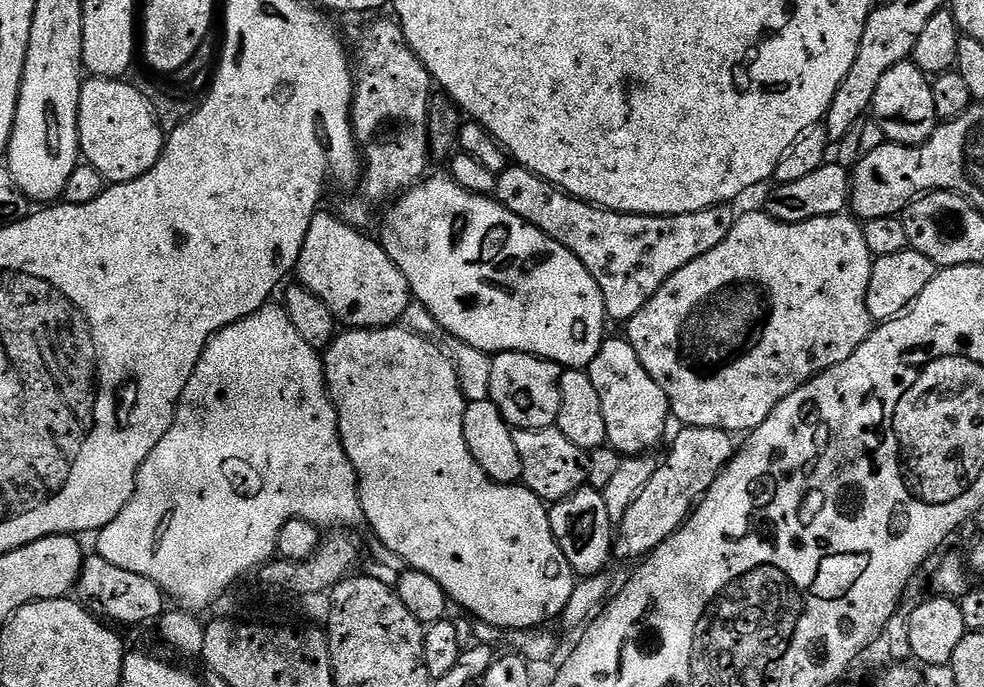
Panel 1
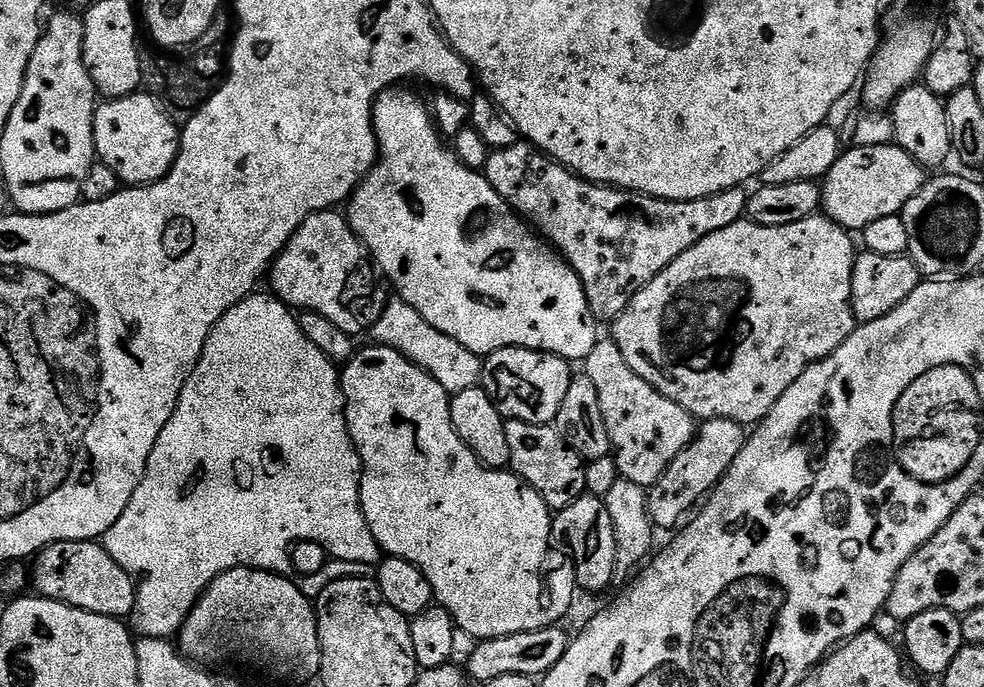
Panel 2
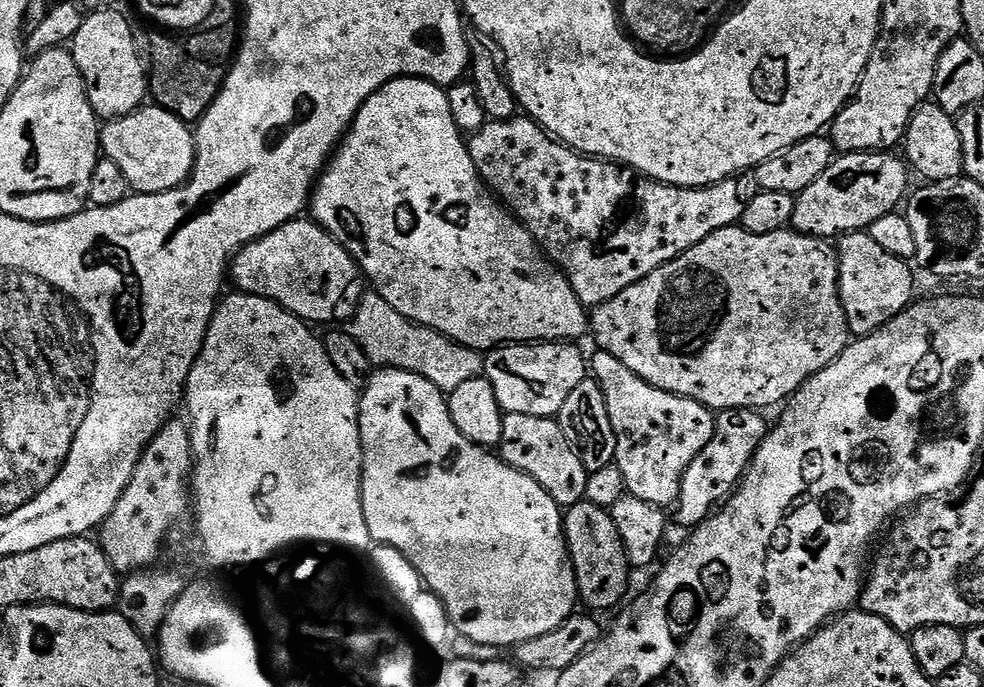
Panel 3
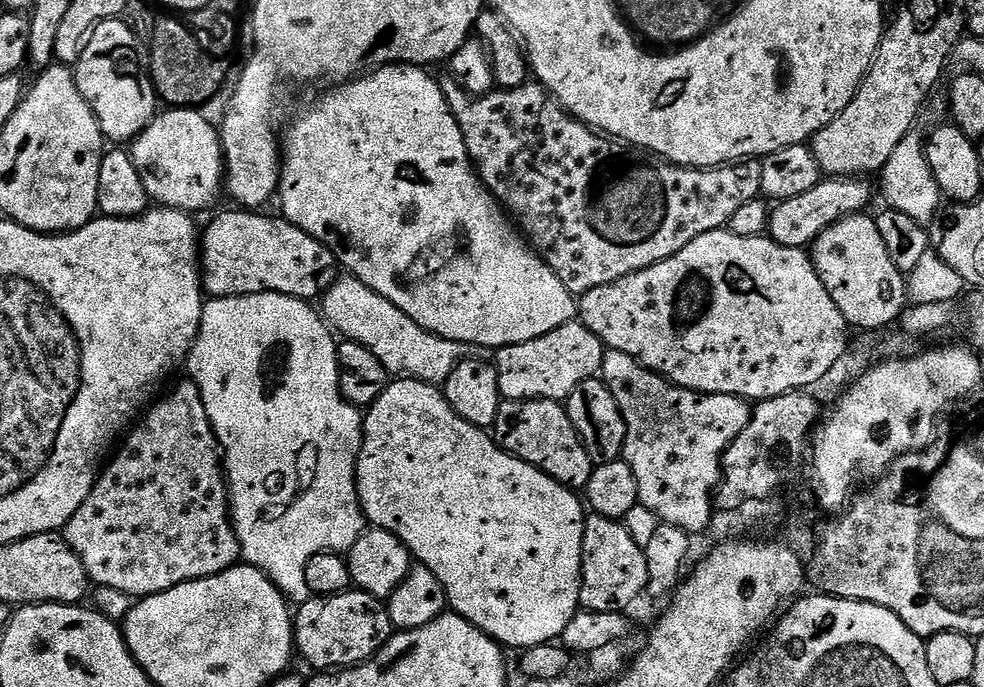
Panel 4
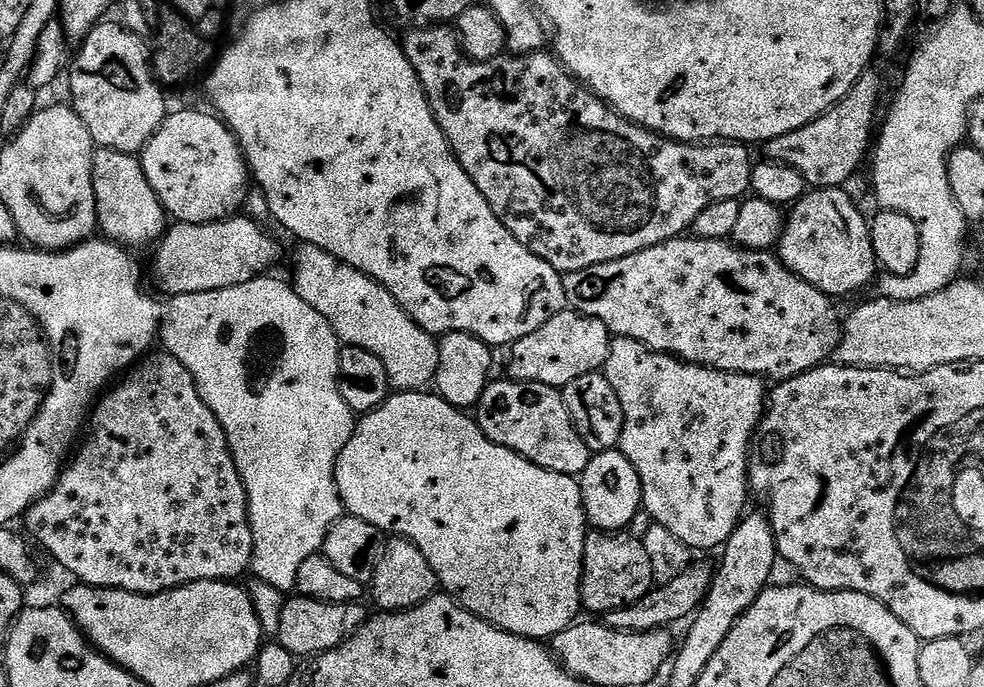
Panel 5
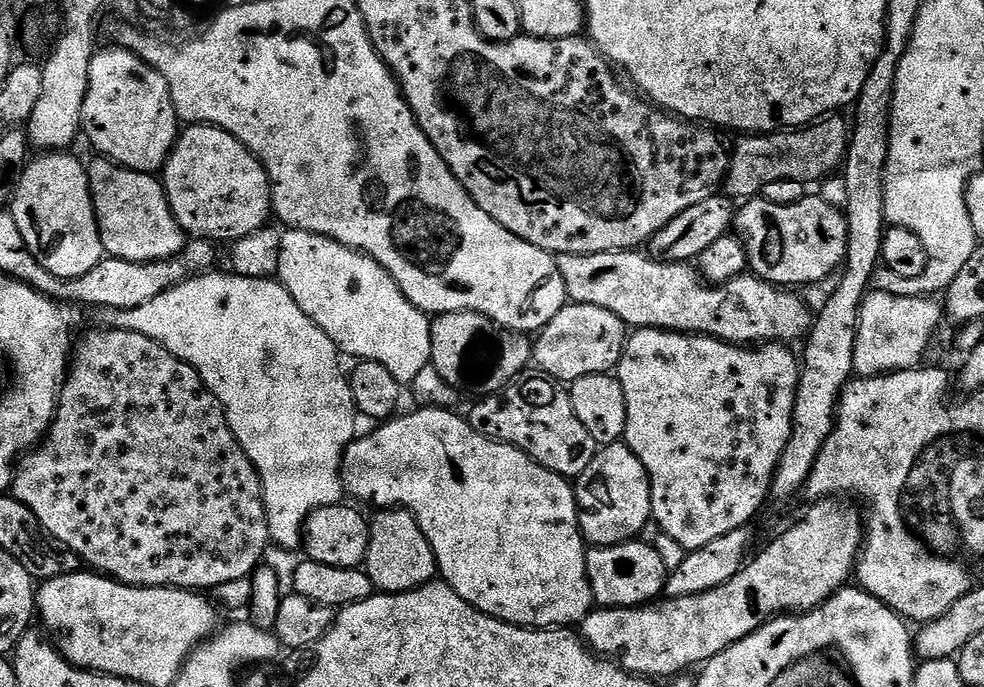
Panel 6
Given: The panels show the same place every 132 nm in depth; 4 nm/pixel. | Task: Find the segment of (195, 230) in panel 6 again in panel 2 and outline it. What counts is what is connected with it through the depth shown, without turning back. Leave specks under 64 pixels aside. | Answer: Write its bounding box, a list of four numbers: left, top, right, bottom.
[94,90,181,185]

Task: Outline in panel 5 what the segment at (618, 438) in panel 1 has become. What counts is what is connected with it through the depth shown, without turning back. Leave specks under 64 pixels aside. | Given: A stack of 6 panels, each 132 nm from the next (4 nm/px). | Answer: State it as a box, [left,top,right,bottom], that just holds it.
[602,336,766,553]

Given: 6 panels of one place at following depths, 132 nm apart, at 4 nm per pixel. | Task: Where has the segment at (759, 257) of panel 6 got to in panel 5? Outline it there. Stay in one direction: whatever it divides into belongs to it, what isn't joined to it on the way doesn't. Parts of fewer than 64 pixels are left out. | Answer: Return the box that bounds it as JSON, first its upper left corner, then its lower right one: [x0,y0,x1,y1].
[778,188,878,298]

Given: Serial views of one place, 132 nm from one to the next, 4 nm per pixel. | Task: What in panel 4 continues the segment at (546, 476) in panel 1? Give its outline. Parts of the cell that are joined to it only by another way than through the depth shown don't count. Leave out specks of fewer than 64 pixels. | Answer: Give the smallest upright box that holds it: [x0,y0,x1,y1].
[490,400,593,490]

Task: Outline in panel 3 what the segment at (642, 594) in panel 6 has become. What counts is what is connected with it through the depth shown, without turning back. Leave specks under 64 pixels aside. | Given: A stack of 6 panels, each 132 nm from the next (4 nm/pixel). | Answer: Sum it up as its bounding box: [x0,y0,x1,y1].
[563,498,630,608]

